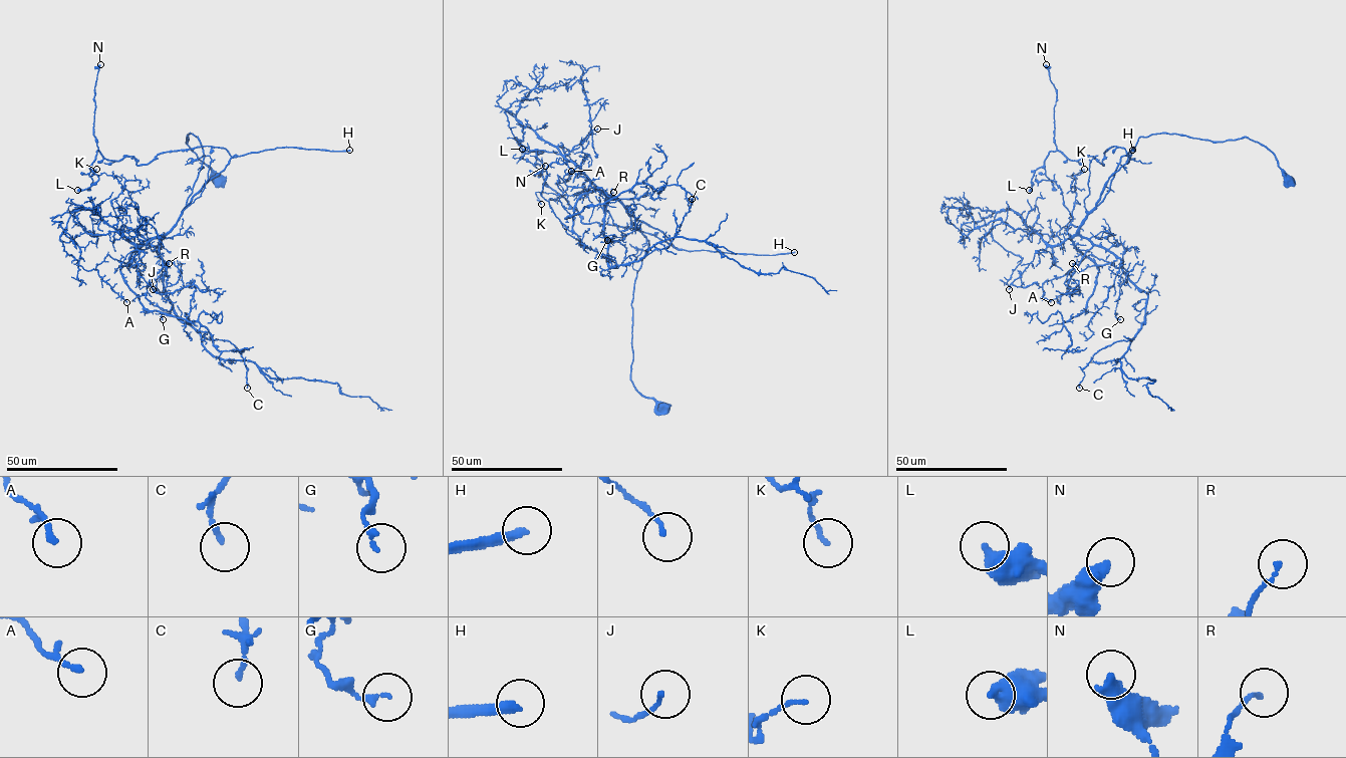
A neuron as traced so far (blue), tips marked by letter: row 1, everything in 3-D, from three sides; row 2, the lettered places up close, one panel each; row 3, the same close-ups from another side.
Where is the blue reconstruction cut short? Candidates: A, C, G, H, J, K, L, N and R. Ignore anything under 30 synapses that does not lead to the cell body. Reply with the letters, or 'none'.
H

